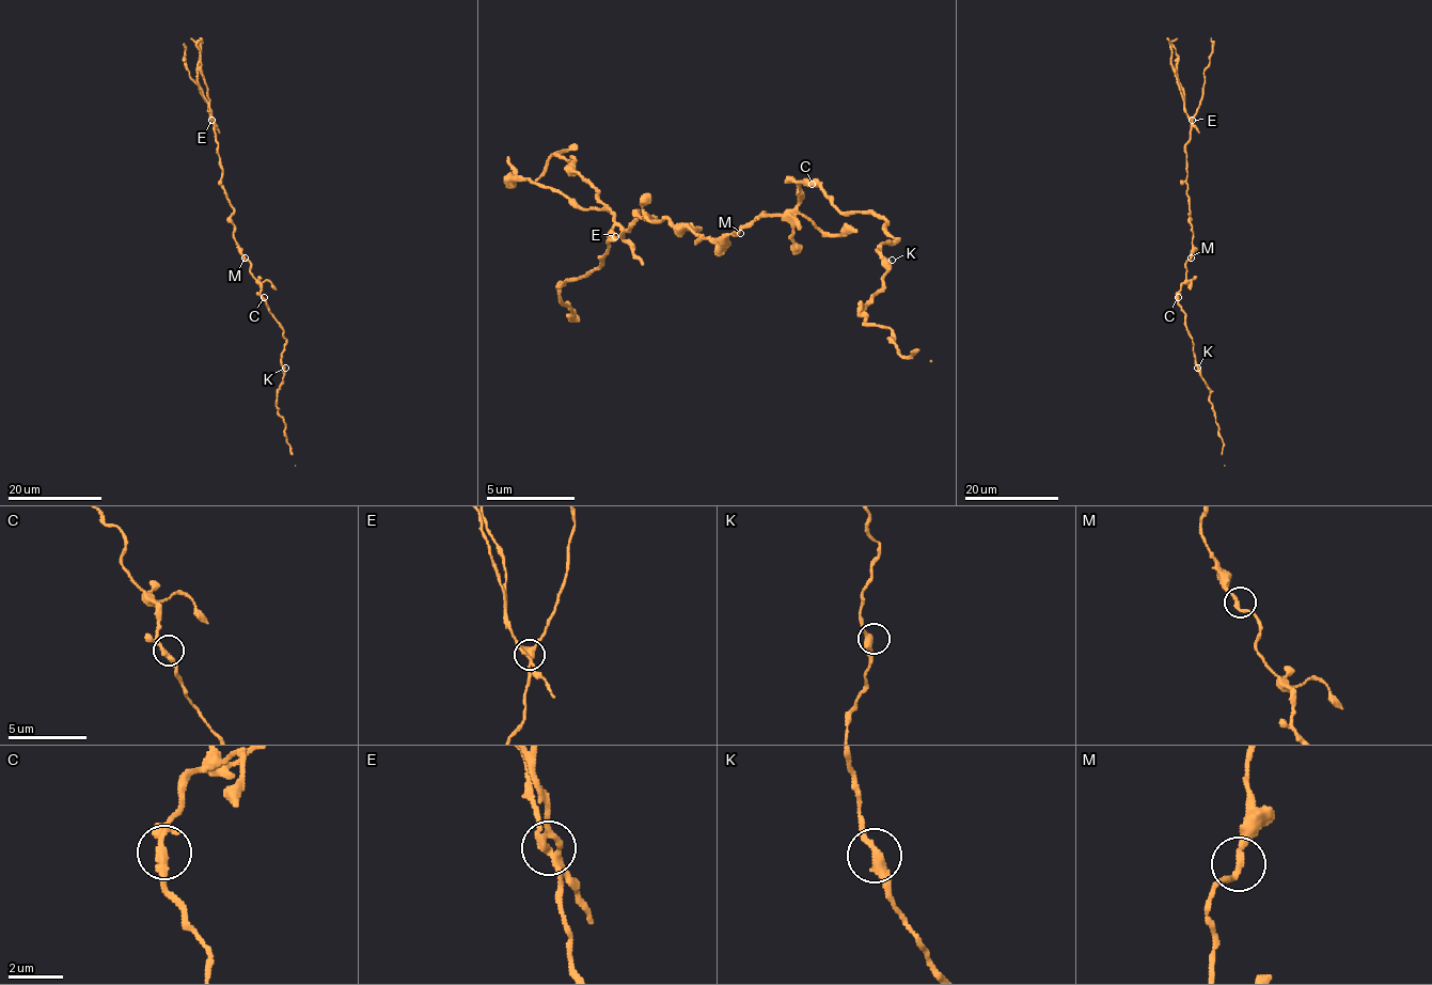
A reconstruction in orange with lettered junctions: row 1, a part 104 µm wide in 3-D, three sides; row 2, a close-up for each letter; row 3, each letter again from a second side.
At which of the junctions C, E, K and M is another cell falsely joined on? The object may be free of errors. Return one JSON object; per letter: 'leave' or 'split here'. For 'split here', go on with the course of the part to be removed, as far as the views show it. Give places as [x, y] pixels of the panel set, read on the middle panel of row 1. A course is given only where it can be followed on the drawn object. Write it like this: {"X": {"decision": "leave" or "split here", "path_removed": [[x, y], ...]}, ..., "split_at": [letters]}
{"C": {"decision": "leave"}, "E": {"decision": "split here", "path_removed": [[616, 237], [612, 215], [598, 192], [576, 170], [571, 157], [559, 157], [536, 180]]}, "K": {"decision": "leave"}, "M": {"decision": "leave"}, "split_at": ["E"]}

